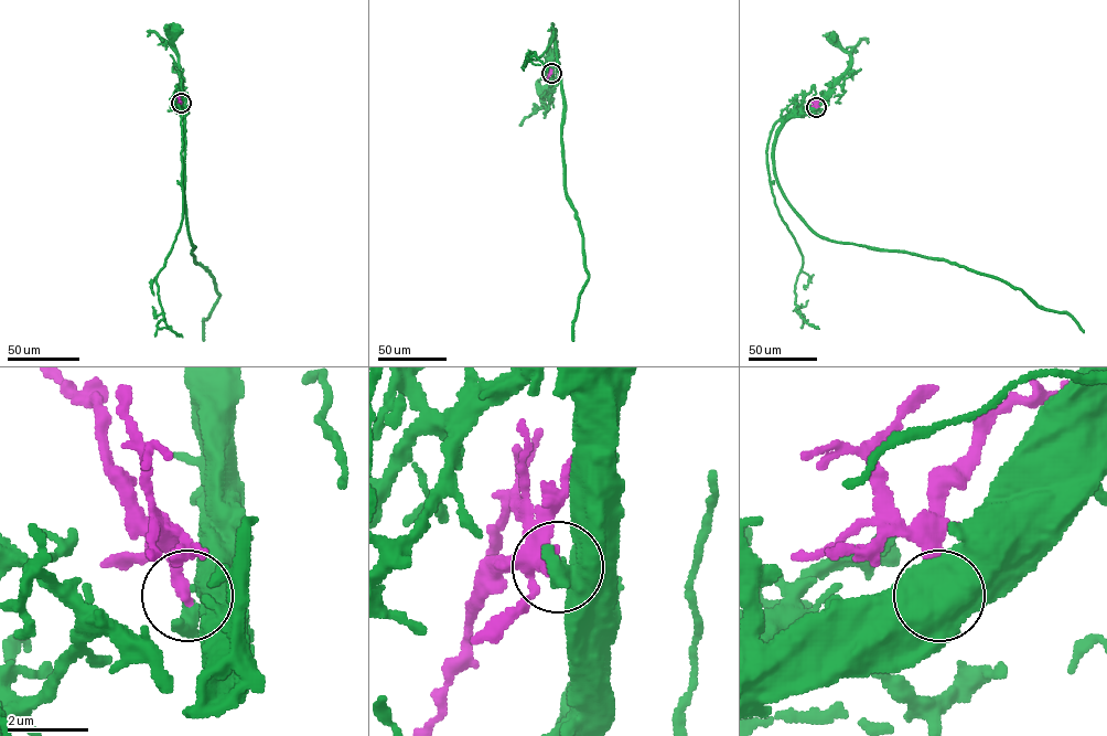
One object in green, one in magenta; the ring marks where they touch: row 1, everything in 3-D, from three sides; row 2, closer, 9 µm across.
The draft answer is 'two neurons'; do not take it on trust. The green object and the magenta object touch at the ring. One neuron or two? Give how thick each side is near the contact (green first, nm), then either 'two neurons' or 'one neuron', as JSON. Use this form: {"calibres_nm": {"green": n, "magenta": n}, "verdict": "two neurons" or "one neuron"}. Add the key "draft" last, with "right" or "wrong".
{"calibres_nm": {"green": 480, "magenta": 360}, "verdict": "one neuron", "draft": "wrong"}

